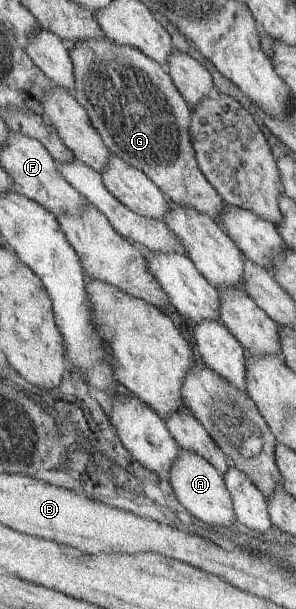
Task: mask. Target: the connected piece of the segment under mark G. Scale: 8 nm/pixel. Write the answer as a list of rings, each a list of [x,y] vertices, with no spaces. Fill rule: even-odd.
[[[110,38],[78,41],[68,45],[75,68],[76,98],[90,115],[92,124],[104,139],[112,153],[123,158],[128,164],[143,170],[166,194],[185,207],[208,213],[222,223],[225,204],[221,194],[207,179],[200,168],[197,152],[191,135],[192,106],[183,97],[167,68],[146,56],[139,48],[119,45]]]

